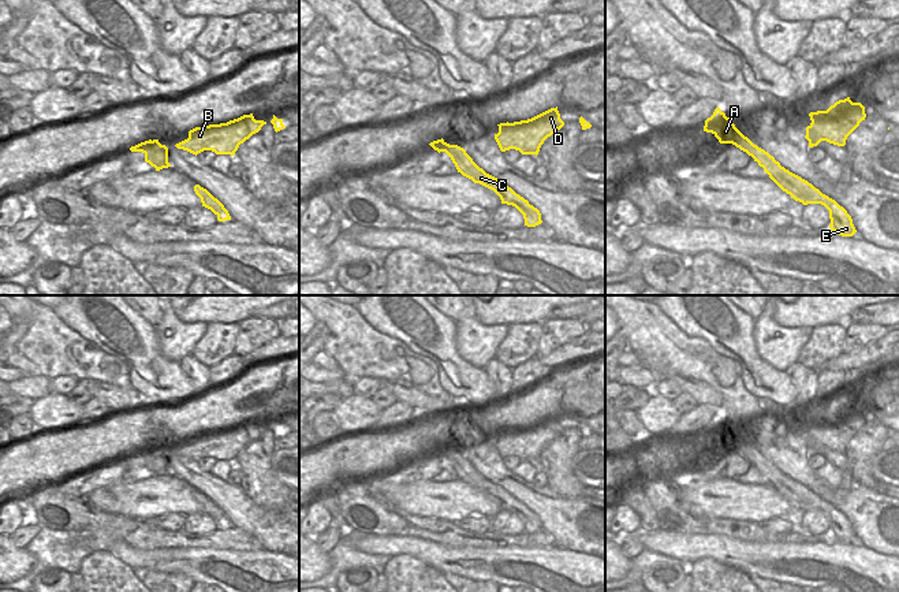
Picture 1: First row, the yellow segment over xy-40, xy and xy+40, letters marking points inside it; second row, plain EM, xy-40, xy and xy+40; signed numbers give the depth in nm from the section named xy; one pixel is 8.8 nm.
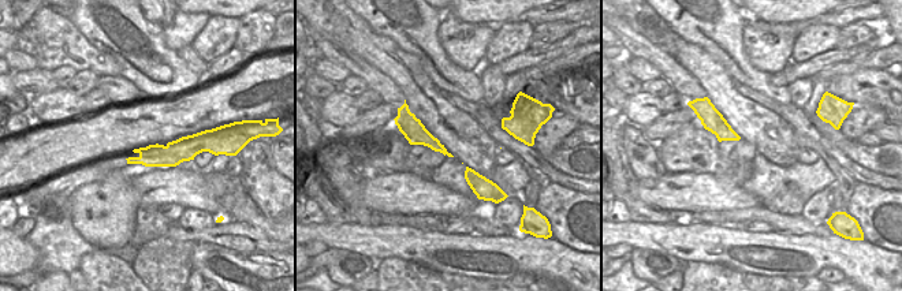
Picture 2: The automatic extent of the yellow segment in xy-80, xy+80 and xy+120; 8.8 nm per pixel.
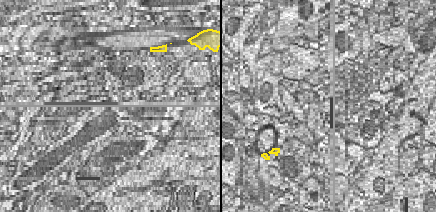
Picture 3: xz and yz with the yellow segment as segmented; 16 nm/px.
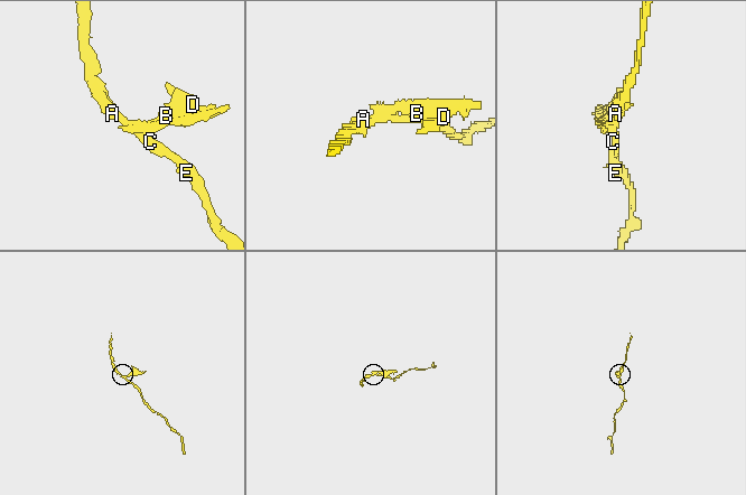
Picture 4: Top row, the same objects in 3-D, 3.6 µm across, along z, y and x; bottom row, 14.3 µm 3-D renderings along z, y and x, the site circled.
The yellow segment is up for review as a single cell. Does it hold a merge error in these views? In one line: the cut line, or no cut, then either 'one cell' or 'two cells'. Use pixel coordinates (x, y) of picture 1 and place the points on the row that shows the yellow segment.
no cut | one cell

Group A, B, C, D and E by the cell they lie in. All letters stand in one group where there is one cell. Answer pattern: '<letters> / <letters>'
A B C D E

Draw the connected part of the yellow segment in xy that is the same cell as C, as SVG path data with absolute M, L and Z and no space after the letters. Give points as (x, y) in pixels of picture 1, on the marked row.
M443 138L433 141L429 145L439 153L445 152L451 157L458 172L460 172L463 176L471 179L474 183L480 183L493 190L500 197L501 204L515 206L523 215L525 226L536 227L542 223L541 213L537 208L530 205L527 200L516 194L500 179L486 174L482 168L480 168L463 148L458 145L450 145Z

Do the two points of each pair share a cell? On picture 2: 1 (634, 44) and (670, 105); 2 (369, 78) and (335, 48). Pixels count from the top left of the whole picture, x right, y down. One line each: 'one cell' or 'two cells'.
1: two cells
2: one cell

